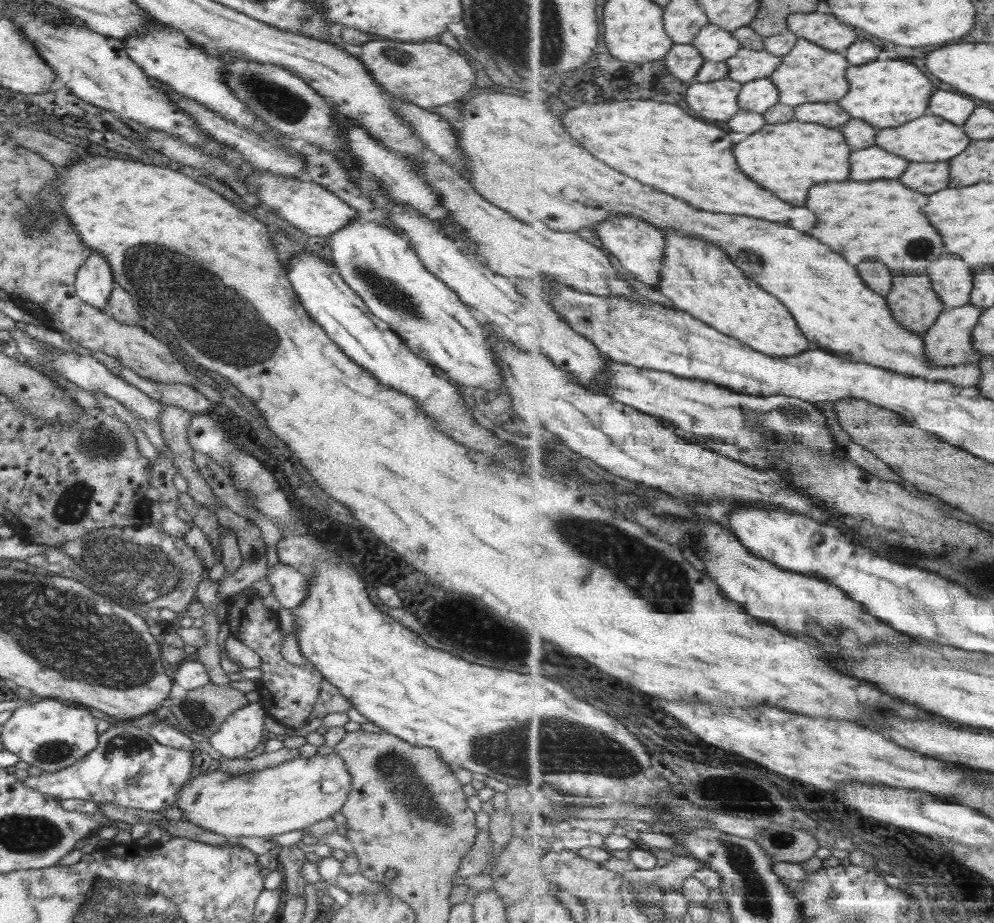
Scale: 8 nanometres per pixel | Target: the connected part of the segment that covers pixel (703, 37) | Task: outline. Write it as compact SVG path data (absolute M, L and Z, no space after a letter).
M712 22L699 32L693 43L708 61L727 61L744 48L732 31Z

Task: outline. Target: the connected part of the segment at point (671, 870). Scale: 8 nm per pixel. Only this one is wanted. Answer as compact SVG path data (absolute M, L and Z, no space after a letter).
M683 851L677 852L675 858L664 867L652 870L636 869L625 872L626 880L630 880L636 888L646 884L657 884L662 891L681 891L688 878L694 877L698 869L708 866L702 860Z

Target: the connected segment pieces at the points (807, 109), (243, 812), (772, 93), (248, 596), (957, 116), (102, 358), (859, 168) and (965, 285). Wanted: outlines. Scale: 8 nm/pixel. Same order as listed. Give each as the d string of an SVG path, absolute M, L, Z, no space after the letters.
M839 102L806 103L796 107L796 119L807 123L828 124L838 129L850 123L854 116Z
M338 754L315 755L310 758L300 756L272 768L239 776L231 776L220 770L200 775L190 780L190 783L177 794L176 806L185 813L185 821L208 829L210 832L226 835L232 840L247 836L266 838L292 832L292 830L305 830L316 822L327 820L340 813L348 799L348 793L353 790L352 782L352 776Z
M770 77L746 83L739 97L743 110L762 114L781 103L780 89Z
M243 591L226 603L228 605L225 622L228 624L230 634L242 644L246 644L250 650L258 653L261 658L262 676L257 681L257 686L261 691L262 708L285 727L300 728L316 704L324 680L322 673L310 661L298 666L282 657L284 634L280 631L278 614L266 608L259 593Z
M950 87L938 88L932 98L928 115L946 117L946 119L963 126L970 120L978 108L974 98Z
M92 352L92 357L98 359L100 363L106 365L112 374L124 379L132 386L150 396L153 400L163 402L169 406L178 406L190 414L195 412L209 412L215 406L204 394L200 393L194 387L186 384L158 384L148 378L138 376L132 369L122 366L116 358L108 356L106 352Z
M876 144L853 152L854 180L900 179L913 163L908 157L896 155Z
M942 256L930 269L930 274L936 291L946 303L946 310L963 307L972 300L972 294L976 289L974 272L964 257Z

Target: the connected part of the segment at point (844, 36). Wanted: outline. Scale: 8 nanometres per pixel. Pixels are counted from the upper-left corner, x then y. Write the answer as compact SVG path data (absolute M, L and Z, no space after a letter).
M798 13L790 16L788 26L799 38L816 41L835 51L846 52L859 40L860 30L854 30L832 13Z

